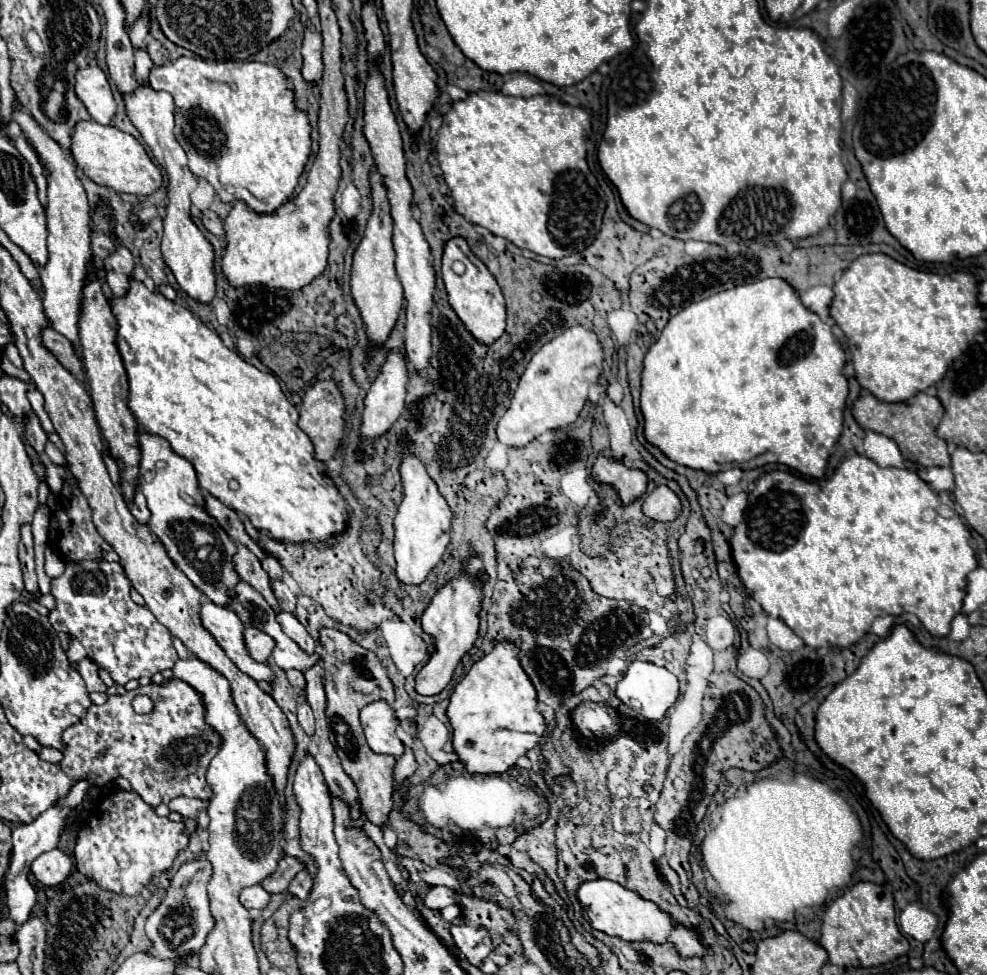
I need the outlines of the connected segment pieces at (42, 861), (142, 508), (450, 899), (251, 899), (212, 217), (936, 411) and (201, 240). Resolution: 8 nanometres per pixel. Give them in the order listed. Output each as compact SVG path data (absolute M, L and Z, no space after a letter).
M60 849L46 851L46 853L38 855L34 859L34 863L32 863L32 873L44 885L58 885L58 883L62 883L68 877L70 869L72 869L72 861Z
M136 481L136 487L134 487L134 499L132 499L132 505L130 505L130 513L132 513L140 523L148 523L148 519L150 519L150 513L148 513L144 495L140 493L140 483L138 483L138 481Z
M432 887L424 897L424 905L430 909L444 909L452 903L456 903L456 891L450 887Z
M252 885L252 887L246 887L242 893L240 893L240 903L246 907L246 909L264 909L270 901L270 893L262 887L262 885Z
M210 209L204 211L202 223L204 223L204 227L206 227L208 231L212 231L214 235L224 237L224 225L222 225L222 219L218 217L218 213L214 213L214 211L210 211Z
M918 393L902 403L886 403L876 399L874 395L862 395L852 409L854 419L860 423L862 429L882 433L894 439L902 451L902 455L910 461L916 461L924 467L950 467L950 455L946 449L946 441L936 435L936 427L944 415L944 407L940 399L928 393Z
M138 85L134 93L126 93L124 95L124 103L126 103L126 111L130 121L134 123L134 127L142 133L146 145L152 149L156 161L166 169L168 173L168 197L170 203L166 207L166 219L164 219L164 237L162 237L162 255L166 265L172 269L178 285L198 303L208 305L214 295L216 295L216 273L214 273L214 247L212 243L206 239L206 235L196 227L196 223L190 219L190 193L196 189L198 179L190 173L188 169L188 159L184 149L178 145L176 137L174 137L174 101L170 93L164 91L154 91L150 85Z

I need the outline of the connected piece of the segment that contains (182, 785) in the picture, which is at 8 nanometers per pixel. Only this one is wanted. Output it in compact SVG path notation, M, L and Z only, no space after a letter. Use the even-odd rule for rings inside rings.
M170 679L162 685L146 685L126 695L110 695L104 705L90 705L84 721L68 727L62 733L64 743L68 745L64 757L60 761L60 769L74 781L88 777L92 785L106 785L116 777L126 777L136 791L148 805L158 807L160 803L170 803L170 799L186 795L198 799L210 799L212 789L206 783L206 769L220 749L220 735L204 721L204 703L200 701L200 693L192 689L186 681ZM136 693L144 693L152 699L154 707L148 715L138 715L132 709L132 699Z

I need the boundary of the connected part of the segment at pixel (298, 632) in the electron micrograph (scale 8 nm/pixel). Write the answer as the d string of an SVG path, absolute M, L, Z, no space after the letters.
M278 611L276 613L276 621L278 621L278 625L284 629L284 633L290 637L290 639L294 639L304 651L308 651L308 653L312 653L314 651L314 639L310 637L310 633L306 631L306 627L292 615L292 613L288 613L288 611Z

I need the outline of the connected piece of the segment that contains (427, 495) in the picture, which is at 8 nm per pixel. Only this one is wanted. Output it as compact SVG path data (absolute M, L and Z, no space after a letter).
M404 453L400 463L400 477L404 485L404 499L398 507L398 515L394 519L394 557L396 557L396 577L406 585L420 585L426 575L434 569L434 565L442 559L450 543L450 521L452 511L446 499L440 495L436 483L426 473L424 463L412 455Z

